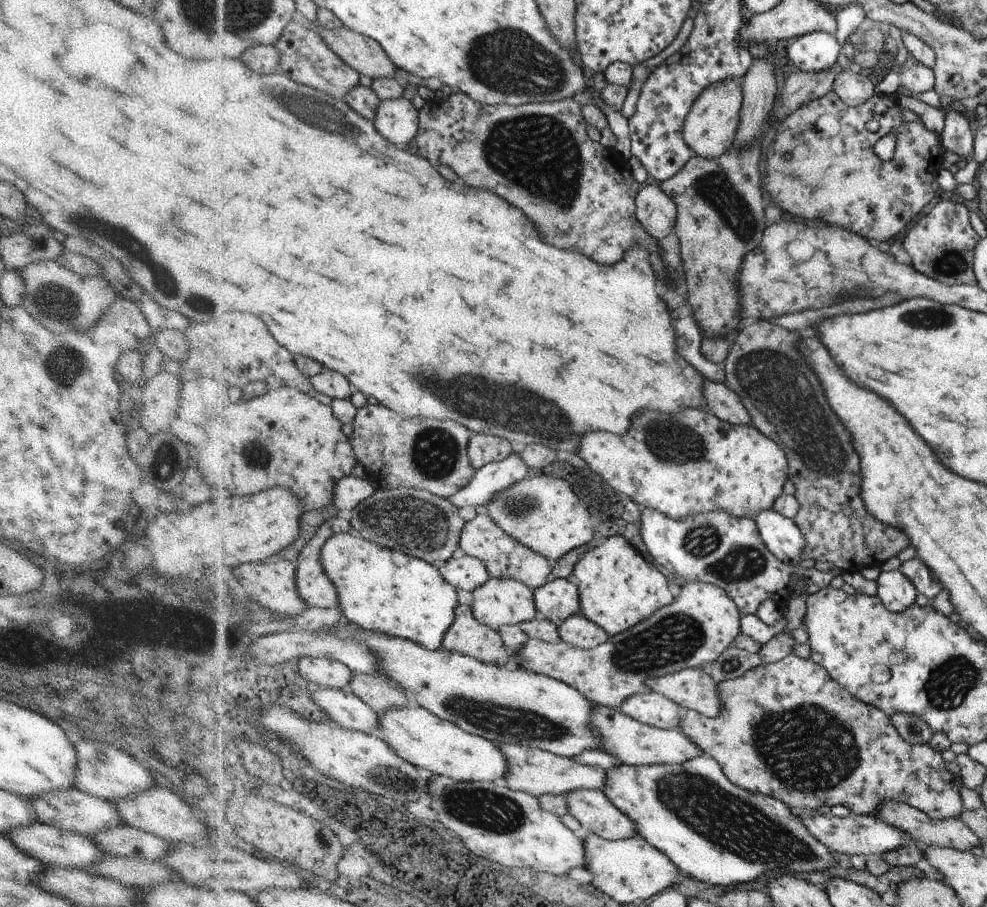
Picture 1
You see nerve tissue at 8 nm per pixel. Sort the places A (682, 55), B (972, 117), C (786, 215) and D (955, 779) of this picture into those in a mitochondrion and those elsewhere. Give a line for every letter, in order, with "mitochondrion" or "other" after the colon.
A: other
B: other
C: other
D: other

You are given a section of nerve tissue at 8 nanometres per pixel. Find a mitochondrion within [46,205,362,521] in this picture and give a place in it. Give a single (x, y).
(134, 246)

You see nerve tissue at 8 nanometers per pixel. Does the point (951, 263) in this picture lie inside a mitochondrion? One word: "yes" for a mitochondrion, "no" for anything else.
yes

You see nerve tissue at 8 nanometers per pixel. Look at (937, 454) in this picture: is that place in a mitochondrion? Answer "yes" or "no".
no

